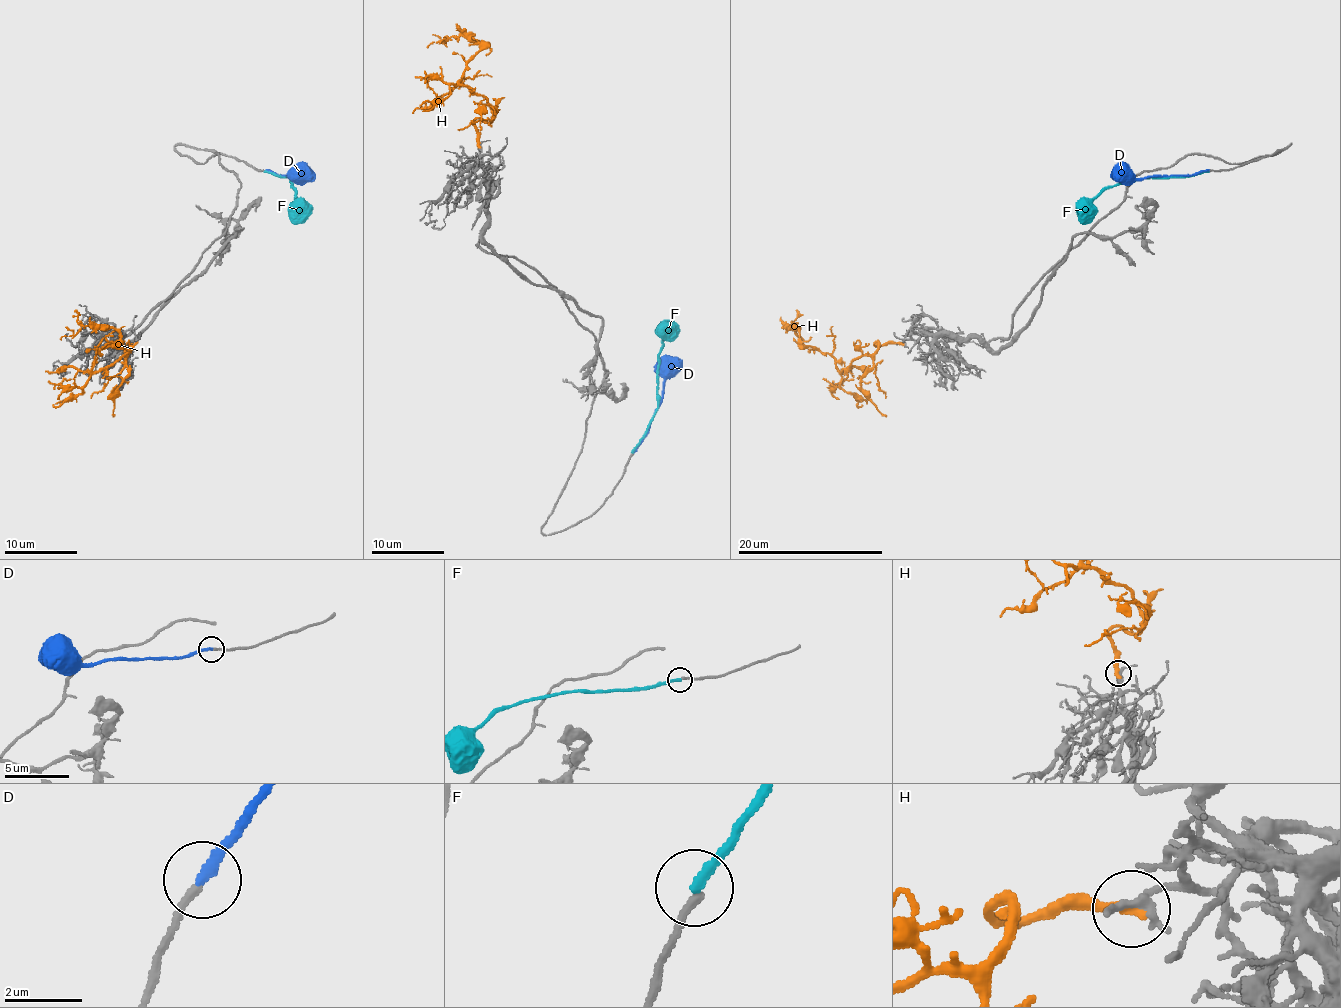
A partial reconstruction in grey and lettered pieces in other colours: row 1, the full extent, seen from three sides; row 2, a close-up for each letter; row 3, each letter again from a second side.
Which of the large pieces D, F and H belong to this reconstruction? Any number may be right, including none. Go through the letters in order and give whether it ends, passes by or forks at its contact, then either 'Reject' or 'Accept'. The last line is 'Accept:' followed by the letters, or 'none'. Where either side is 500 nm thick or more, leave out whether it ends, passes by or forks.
D: It ends there. Reject
F: It ends there. Reject
H: It ends there. Reject
Accept: none

